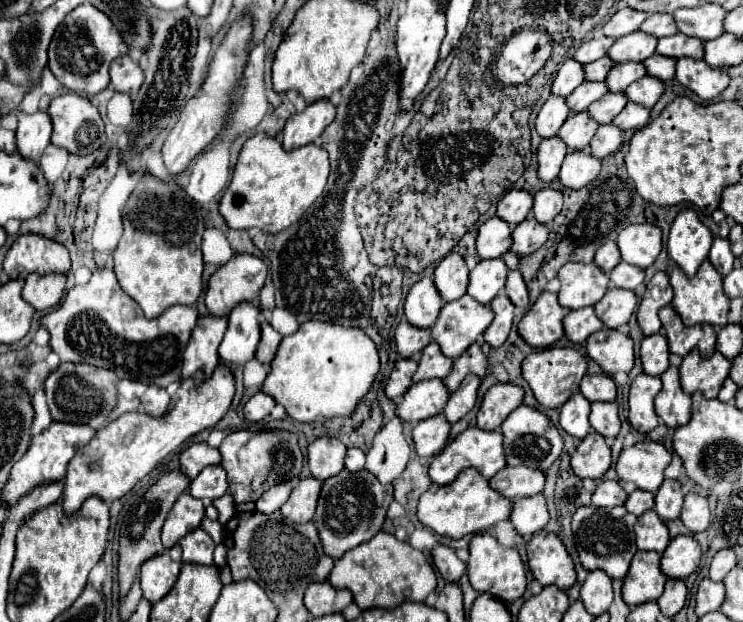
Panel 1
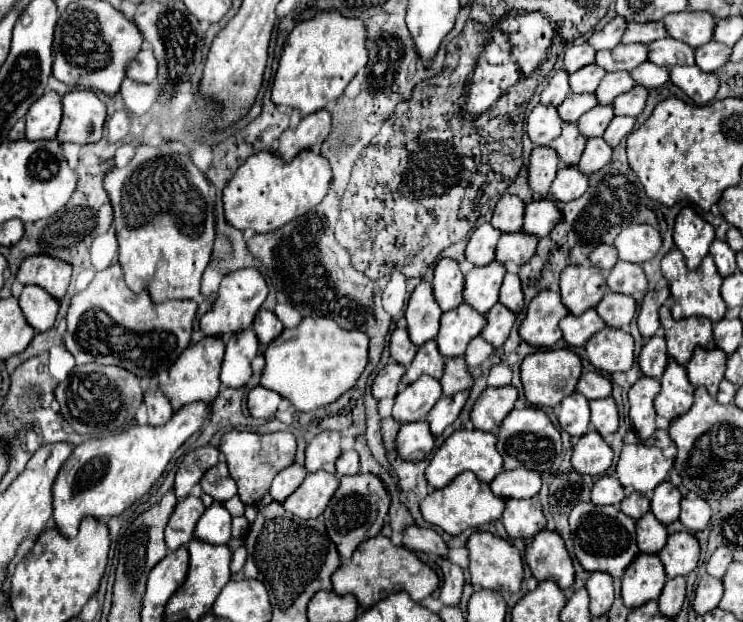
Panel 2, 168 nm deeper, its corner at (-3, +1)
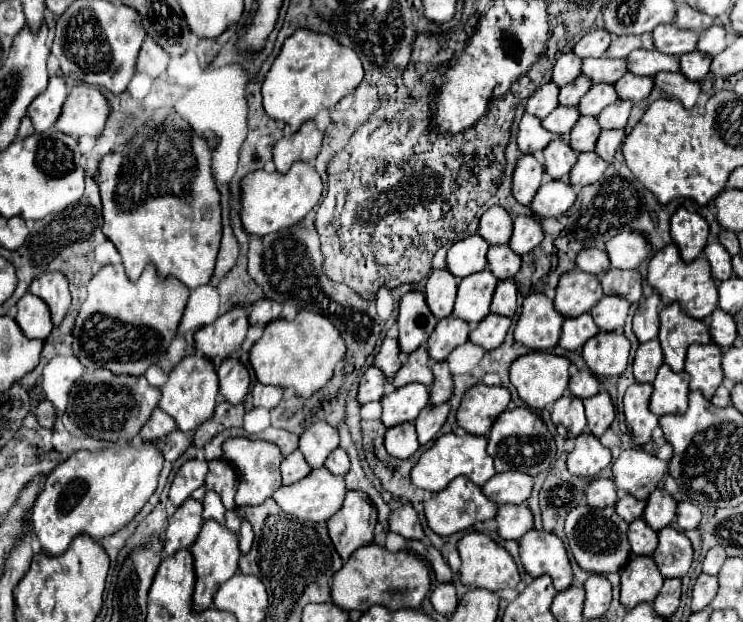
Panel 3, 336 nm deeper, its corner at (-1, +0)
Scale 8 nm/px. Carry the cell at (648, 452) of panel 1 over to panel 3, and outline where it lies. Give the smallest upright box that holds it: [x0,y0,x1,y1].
[613,449,667,499]

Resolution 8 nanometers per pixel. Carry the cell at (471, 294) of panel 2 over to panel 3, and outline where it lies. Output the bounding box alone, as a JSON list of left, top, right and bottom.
[453,269,499,325]

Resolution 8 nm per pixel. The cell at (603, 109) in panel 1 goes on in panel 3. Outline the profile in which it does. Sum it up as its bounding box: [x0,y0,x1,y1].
[569,117,601,153]

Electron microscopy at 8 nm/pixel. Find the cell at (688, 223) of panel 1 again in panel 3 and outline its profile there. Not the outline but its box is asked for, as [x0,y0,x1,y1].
[671,207,709,263]

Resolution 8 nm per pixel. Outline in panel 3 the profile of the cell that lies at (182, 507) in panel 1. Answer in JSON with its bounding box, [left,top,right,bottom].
[165,499,203,555]

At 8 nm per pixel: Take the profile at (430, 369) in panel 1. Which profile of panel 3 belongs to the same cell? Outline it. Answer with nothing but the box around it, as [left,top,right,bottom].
[393,347,433,387]

